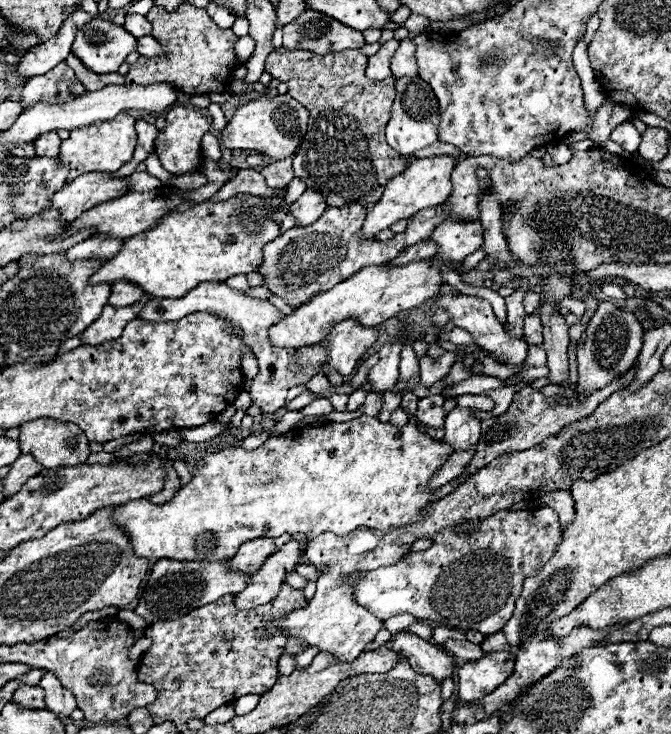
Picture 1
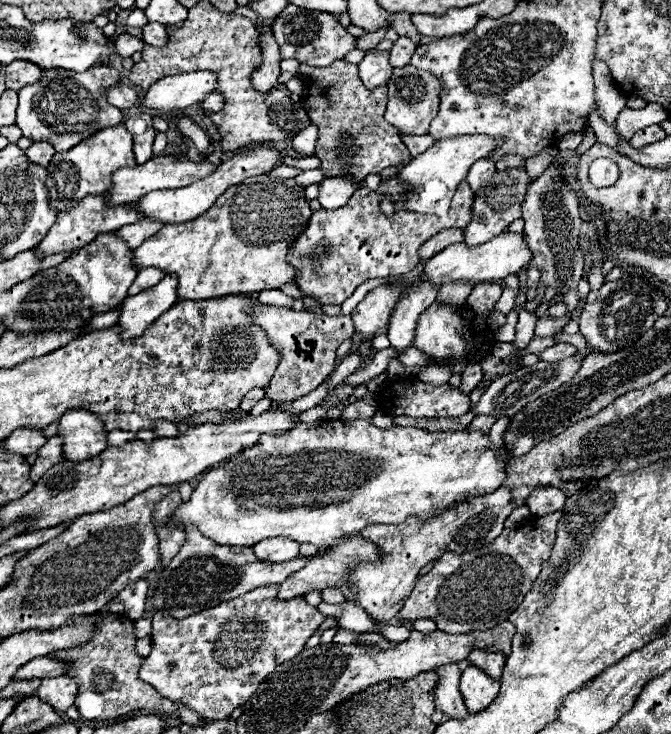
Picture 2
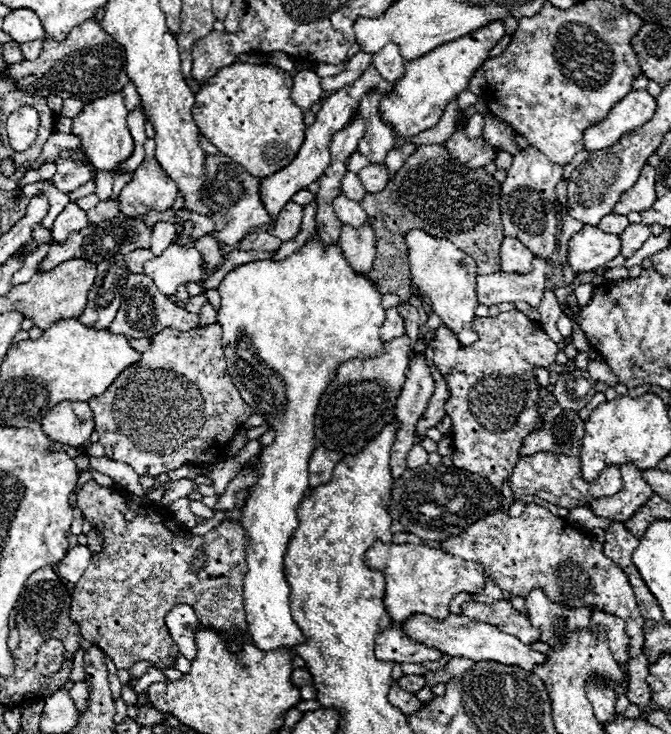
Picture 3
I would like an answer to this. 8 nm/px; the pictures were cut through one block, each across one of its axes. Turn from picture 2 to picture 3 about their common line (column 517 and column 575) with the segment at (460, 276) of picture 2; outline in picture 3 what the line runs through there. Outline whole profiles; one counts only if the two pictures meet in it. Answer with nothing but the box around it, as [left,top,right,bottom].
[568,226,620,272]

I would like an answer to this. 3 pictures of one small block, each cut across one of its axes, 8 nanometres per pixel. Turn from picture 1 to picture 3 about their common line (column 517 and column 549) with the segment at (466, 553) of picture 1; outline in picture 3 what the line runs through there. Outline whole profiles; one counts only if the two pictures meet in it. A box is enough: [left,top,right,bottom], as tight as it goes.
[442,504,650,710]

